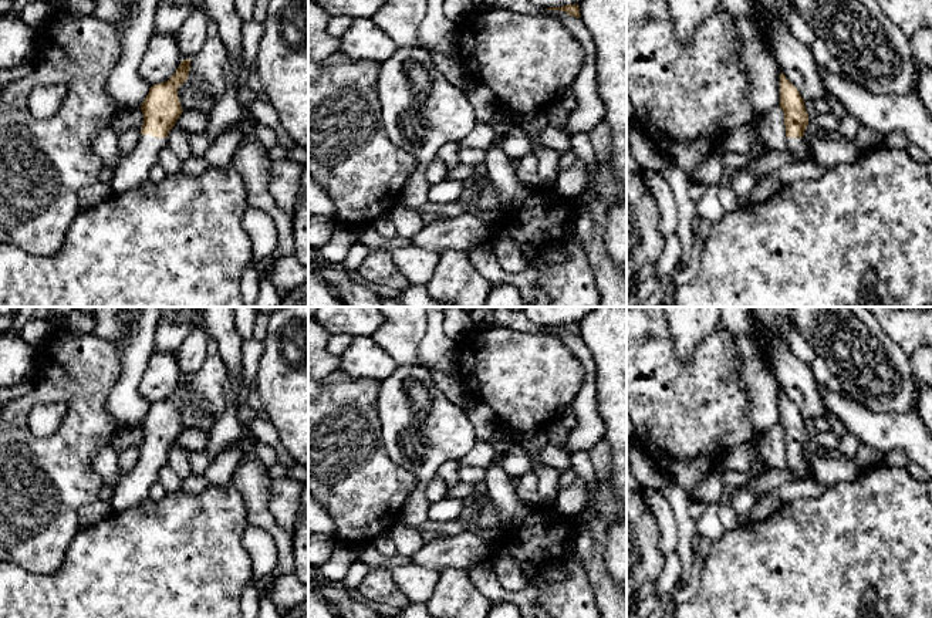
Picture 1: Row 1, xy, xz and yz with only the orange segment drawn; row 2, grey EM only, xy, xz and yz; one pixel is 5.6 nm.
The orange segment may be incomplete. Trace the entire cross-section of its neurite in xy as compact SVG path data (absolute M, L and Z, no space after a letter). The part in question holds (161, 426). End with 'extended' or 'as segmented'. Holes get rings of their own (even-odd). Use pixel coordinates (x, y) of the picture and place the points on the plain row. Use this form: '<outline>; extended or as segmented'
M190 376L183 378L176 391L166 399L155 402L141 423L143 443L136 466L115 487L109 502L114 511L125 511L139 506L149 497L151 486L159 472L168 465L168 452L175 445L183 428L178 406L188 398Z; extended

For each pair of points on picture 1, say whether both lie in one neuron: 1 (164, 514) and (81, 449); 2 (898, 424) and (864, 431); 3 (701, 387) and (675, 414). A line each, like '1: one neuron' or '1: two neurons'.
1: two neurons
2: one neuron
3: one neuron

